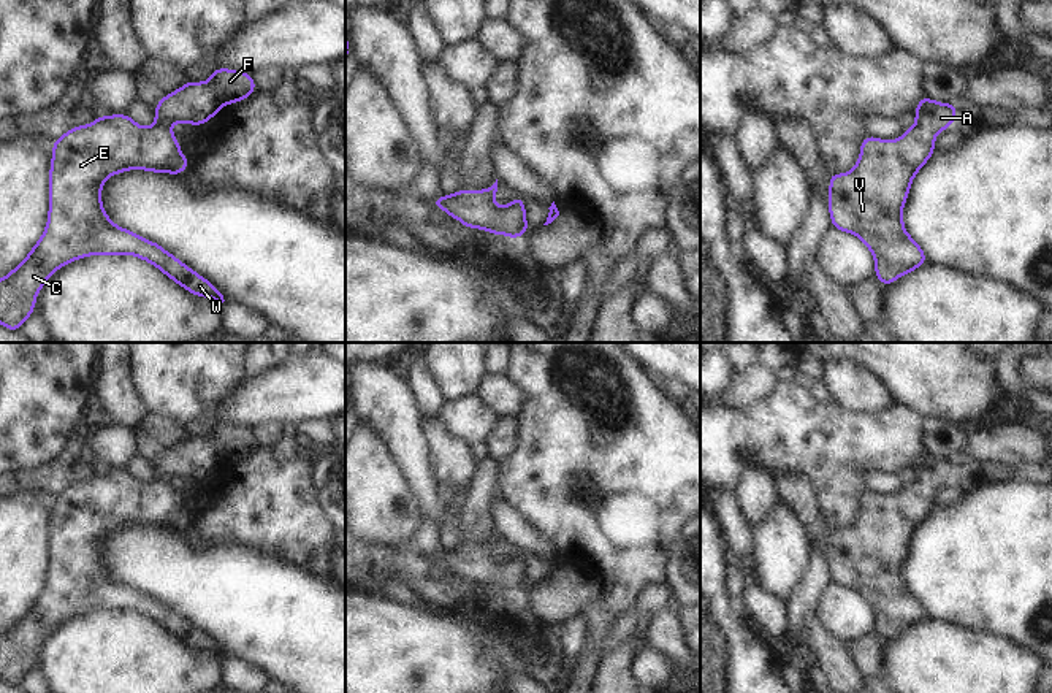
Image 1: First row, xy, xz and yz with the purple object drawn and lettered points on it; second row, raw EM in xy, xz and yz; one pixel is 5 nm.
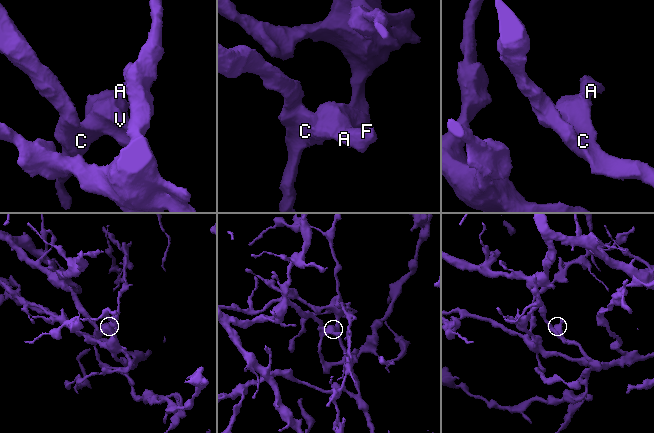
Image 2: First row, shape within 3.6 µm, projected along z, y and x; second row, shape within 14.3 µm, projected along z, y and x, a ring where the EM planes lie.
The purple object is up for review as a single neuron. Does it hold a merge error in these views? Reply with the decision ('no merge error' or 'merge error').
no merge error

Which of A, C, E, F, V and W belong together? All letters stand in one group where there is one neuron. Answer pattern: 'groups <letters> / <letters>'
groups A C E F V W

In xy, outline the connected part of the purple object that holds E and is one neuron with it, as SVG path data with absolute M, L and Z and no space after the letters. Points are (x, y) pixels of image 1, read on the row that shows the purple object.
M212 68L212 76L208 81L195 82L189 79L182 87L162 97L154 108L155 124L152 127L138 125L130 114L111 114L98 116L87 125L78 124L59 136L52 143L48 224L27 257L0 279L0 325L19 333L21 325L35 312L36 295L46 281L59 268L89 255L135 255L158 268L189 293L222 304L225 301L223 295L211 281L184 265L158 243L117 227L103 209L100 195L105 181L117 173L144 170L182 174L190 160L181 152L181 144L170 125L179 122L201 127L225 105L247 100L253 92L257 92L257 86L252 73Z

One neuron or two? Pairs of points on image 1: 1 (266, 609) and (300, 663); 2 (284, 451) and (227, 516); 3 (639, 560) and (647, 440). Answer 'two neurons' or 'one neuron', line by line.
1: one neuron
2: two neurons
3: one neuron

